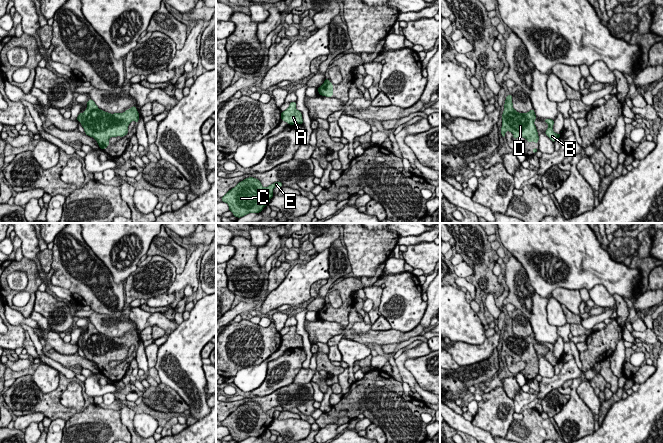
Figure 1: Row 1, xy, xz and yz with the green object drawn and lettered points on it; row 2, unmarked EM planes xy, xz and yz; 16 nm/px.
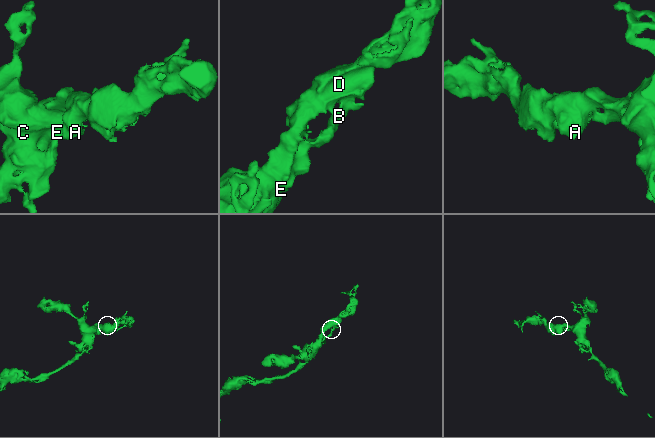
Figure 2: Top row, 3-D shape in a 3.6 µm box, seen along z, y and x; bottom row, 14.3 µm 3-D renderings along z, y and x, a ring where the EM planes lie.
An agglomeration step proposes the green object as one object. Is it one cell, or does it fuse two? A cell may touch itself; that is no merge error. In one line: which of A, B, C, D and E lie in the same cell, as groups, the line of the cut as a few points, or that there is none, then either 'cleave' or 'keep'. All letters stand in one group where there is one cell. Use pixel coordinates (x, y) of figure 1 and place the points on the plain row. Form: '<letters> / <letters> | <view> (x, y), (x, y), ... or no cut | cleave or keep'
A B C D E | no cut | keep

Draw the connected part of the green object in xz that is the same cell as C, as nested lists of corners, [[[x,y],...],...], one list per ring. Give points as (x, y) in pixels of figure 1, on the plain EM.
[[[249,401],[240,405],[221,423],[228,428],[233,440],[240,442],[249,437],[261,436],[265,430],[269,429],[274,419],[273,413],[282,410],[282,406],[275,406],[268,411],[263,411],[258,403]]]

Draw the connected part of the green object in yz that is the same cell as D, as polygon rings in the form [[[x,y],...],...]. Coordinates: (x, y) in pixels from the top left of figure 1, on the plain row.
[[[512,319],[506,320],[504,335],[502,338],[501,359],[505,362],[505,356],[513,358],[513,362],[523,361],[527,366],[538,367],[539,360],[534,348],[536,343],[534,333],[527,337],[519,337],[513,332]]]

